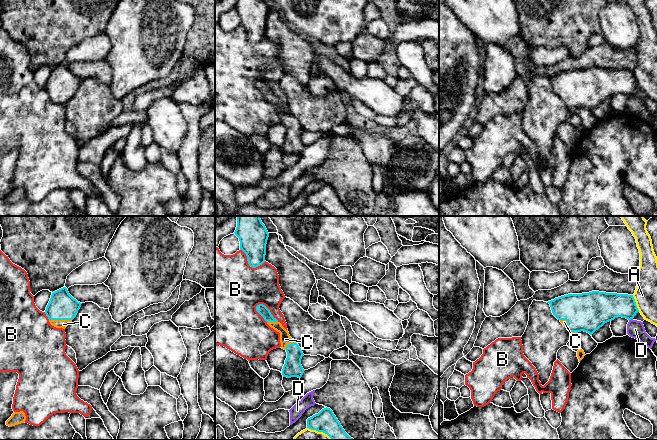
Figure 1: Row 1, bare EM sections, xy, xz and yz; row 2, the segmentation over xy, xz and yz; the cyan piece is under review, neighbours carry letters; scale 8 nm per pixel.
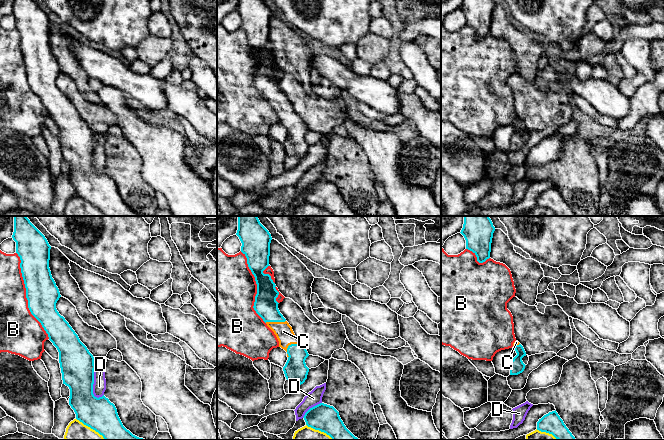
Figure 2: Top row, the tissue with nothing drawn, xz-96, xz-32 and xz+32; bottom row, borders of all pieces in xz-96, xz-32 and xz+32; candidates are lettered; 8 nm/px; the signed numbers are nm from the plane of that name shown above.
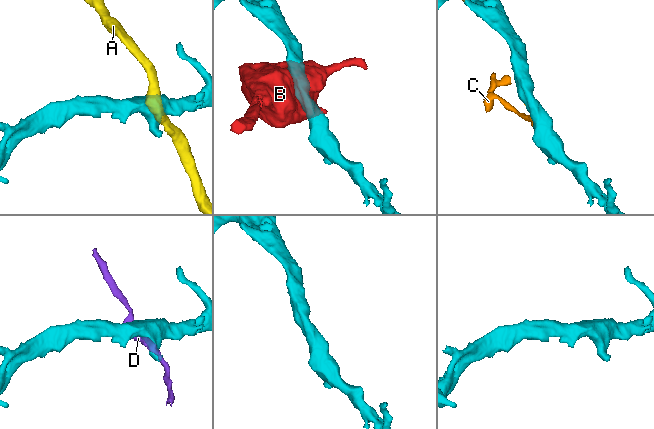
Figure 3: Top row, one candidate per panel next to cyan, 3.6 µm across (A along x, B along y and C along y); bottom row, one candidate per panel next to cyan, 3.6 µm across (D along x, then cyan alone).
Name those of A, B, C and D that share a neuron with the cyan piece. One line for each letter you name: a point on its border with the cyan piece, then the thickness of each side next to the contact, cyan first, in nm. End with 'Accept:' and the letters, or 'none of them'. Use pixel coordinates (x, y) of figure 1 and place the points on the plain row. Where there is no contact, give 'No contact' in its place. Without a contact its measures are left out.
C: Touches cyan at xy (60, 95). Thickness 220 nm (cyan) against 70 nm
Accept: C

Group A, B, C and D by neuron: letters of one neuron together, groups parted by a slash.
A D / B / C

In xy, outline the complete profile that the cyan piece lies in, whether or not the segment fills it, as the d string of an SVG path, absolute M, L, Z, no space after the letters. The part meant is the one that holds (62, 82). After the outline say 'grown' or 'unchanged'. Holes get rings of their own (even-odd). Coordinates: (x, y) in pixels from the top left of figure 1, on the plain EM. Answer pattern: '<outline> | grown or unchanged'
M63 63L52 69L45 90L52 102L65 105L76 93L81 80Z | grown

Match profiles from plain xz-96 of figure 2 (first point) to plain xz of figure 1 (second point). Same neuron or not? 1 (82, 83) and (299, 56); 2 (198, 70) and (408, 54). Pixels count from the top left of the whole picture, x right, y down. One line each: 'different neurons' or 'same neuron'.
1: same neuron
2: same neuron

